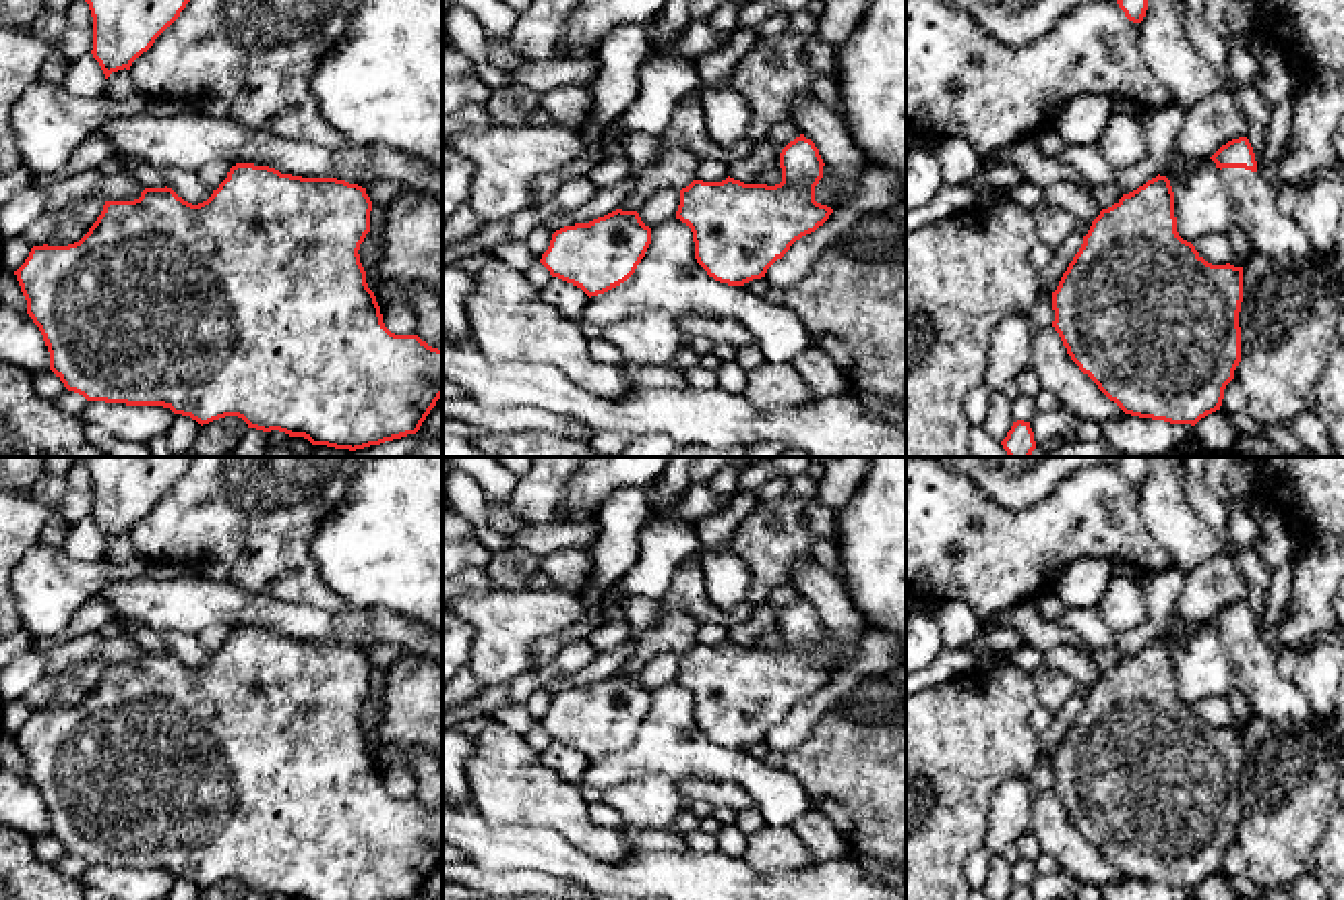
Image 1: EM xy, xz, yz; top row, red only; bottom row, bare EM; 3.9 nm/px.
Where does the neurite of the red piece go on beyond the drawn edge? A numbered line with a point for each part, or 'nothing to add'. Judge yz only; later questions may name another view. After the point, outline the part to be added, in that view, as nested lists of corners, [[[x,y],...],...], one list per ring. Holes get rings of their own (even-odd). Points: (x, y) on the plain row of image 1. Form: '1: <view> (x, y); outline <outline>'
1: yz (1254, 665); outline [[[1222,631],[1220,637],[1232,664],[1234,687],[1247,697],[1253,714],[1272,720],[1294,718],[1305,724],[1321,722],[1294,681],[1278,674],[1276,652],[1259,635]]]

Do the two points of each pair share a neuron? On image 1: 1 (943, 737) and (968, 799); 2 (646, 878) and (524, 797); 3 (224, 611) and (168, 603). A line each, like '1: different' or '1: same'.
1: same
2: different
3: same

